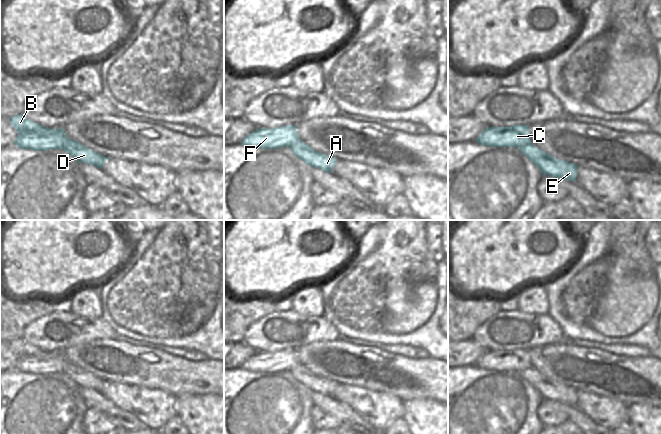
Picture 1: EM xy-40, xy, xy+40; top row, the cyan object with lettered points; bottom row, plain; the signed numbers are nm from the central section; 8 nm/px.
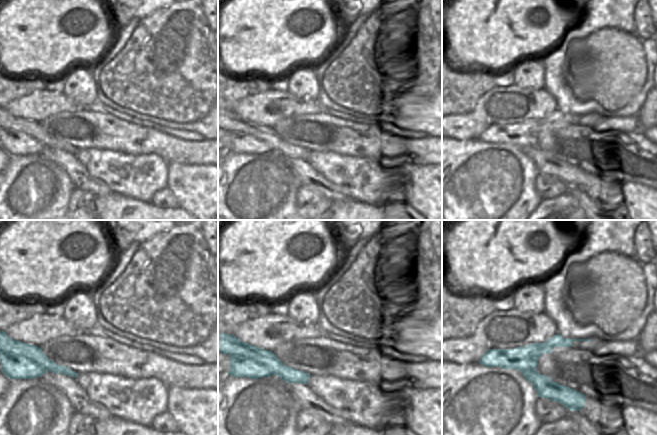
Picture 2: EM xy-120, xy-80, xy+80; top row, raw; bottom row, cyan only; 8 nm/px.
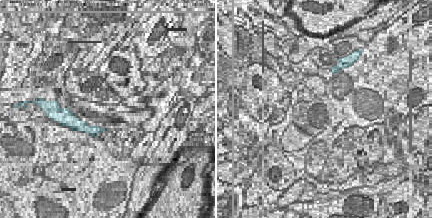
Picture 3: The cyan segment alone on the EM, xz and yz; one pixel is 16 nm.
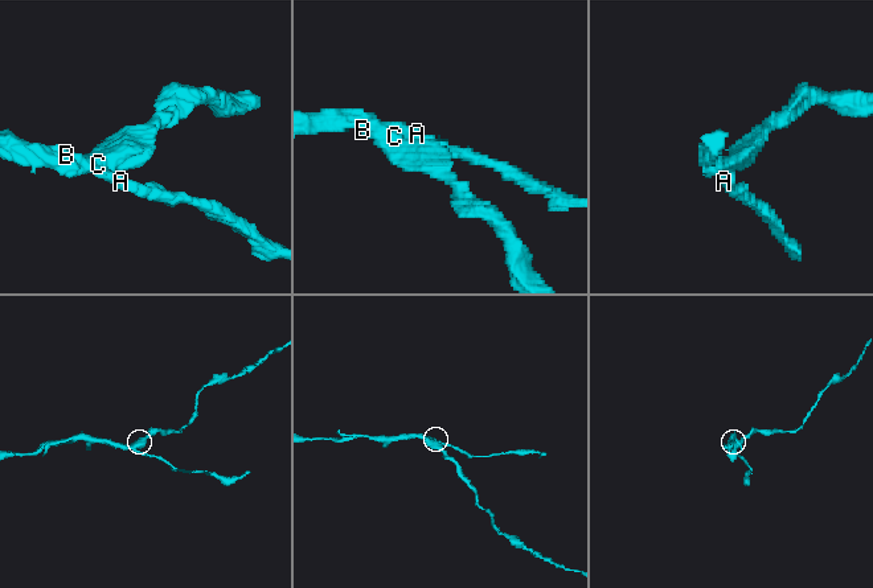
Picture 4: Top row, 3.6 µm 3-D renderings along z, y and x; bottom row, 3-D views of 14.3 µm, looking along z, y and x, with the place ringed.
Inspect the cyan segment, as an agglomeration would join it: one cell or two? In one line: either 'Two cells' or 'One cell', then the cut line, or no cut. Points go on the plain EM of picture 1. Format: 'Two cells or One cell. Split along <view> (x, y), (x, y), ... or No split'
Two cells. Split along xy-40 (49, 352), (21, 356), (16, 363).

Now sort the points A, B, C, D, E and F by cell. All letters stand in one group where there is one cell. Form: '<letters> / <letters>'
A B D E / C F

